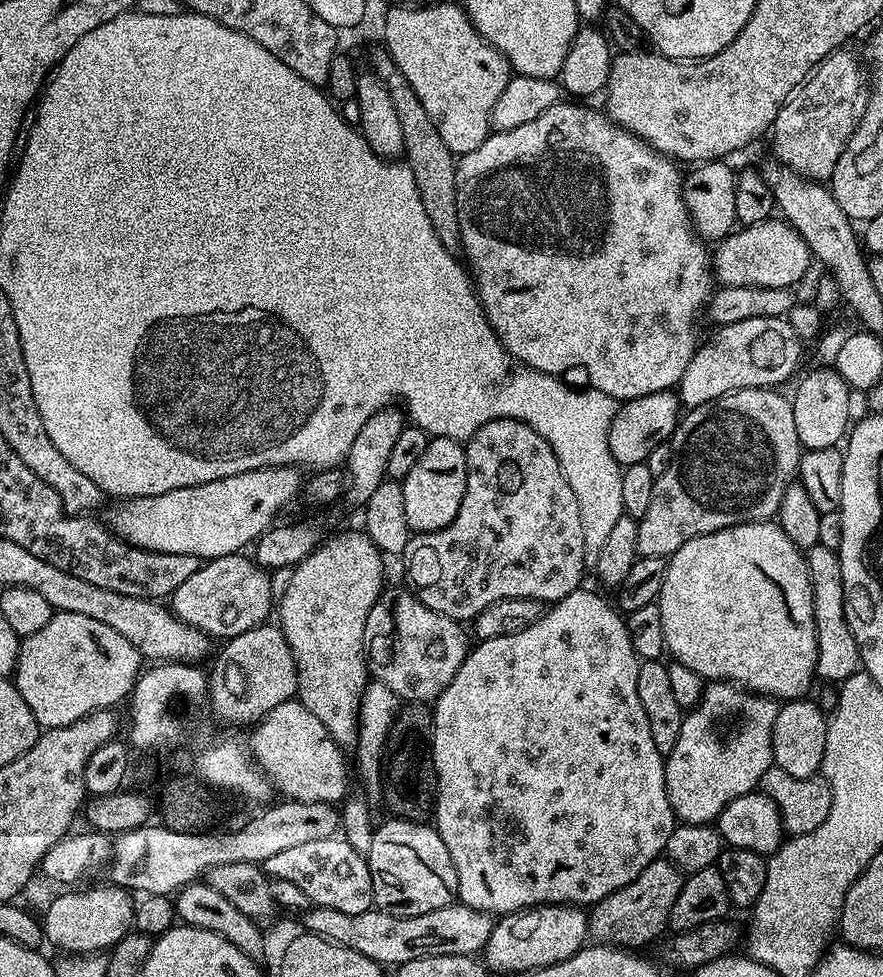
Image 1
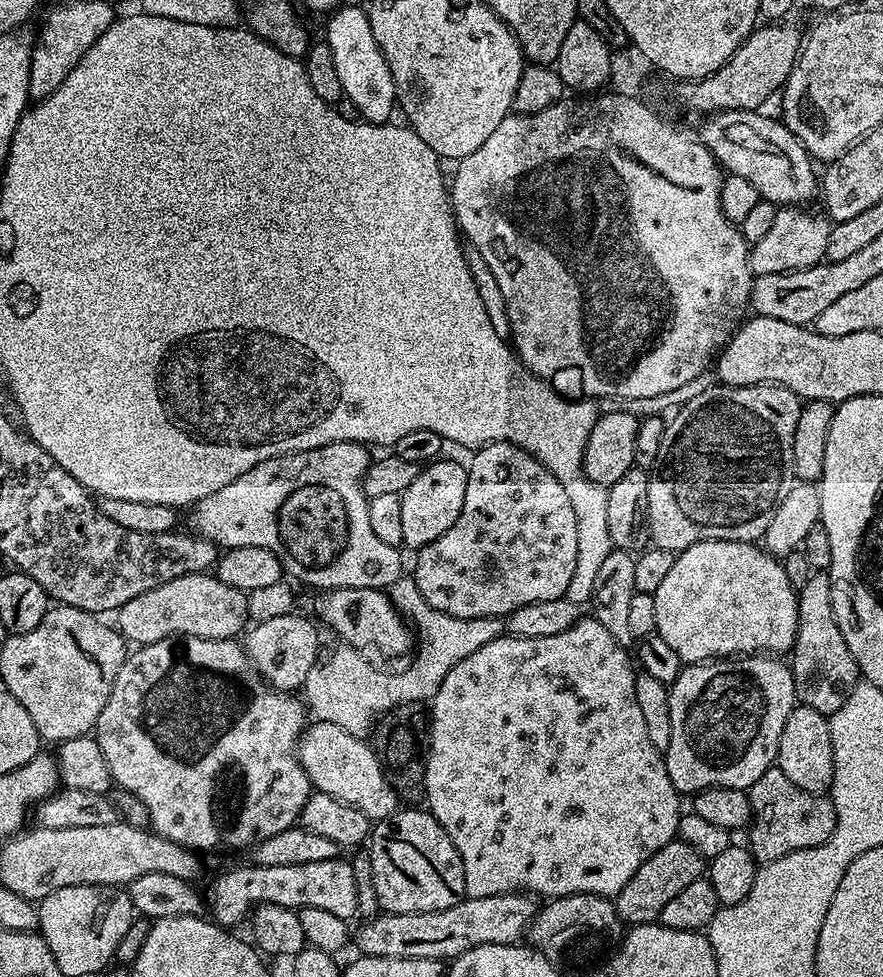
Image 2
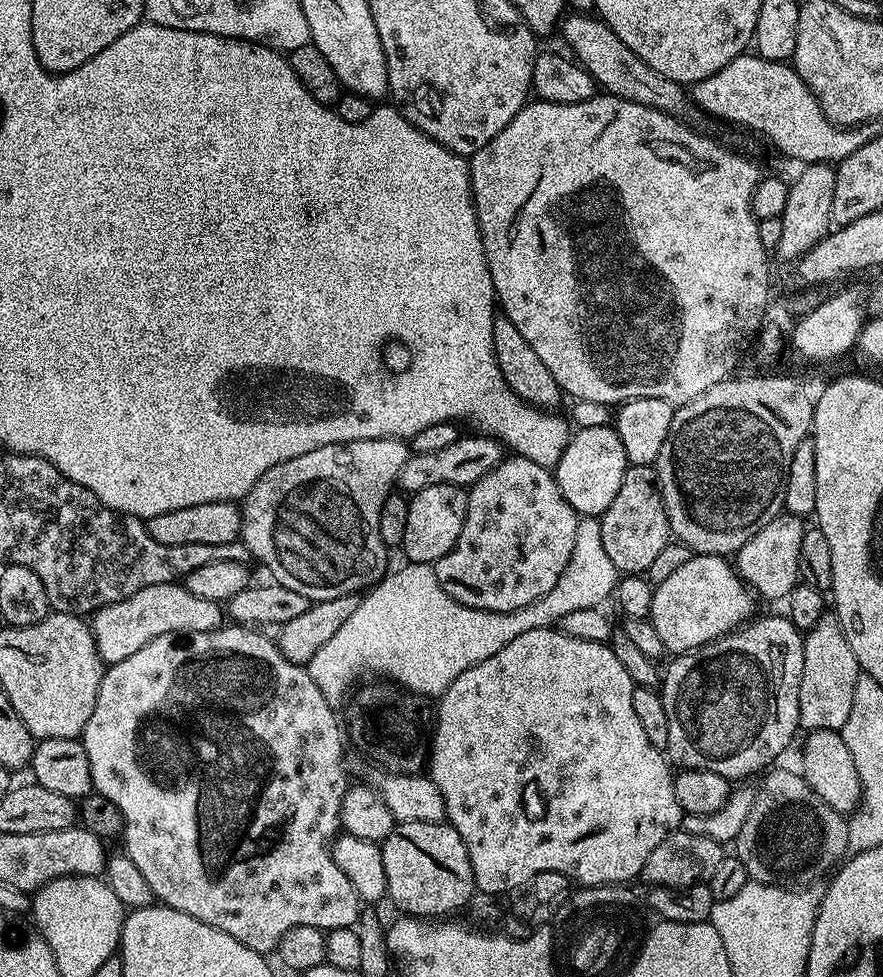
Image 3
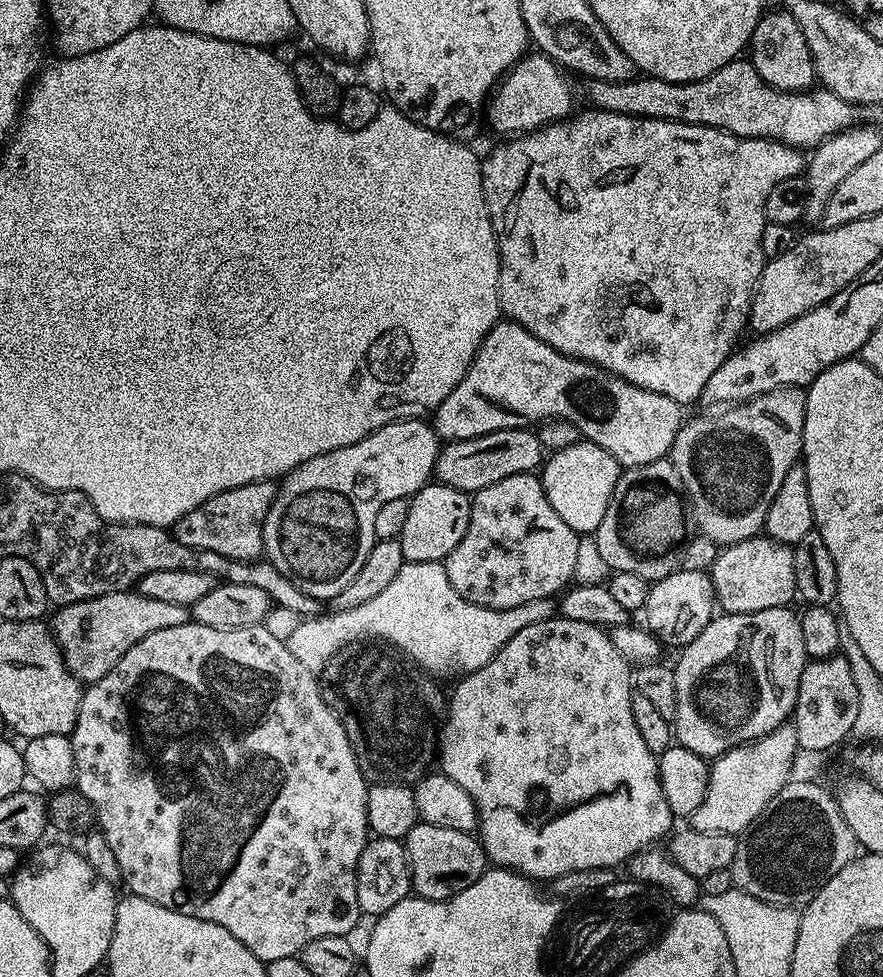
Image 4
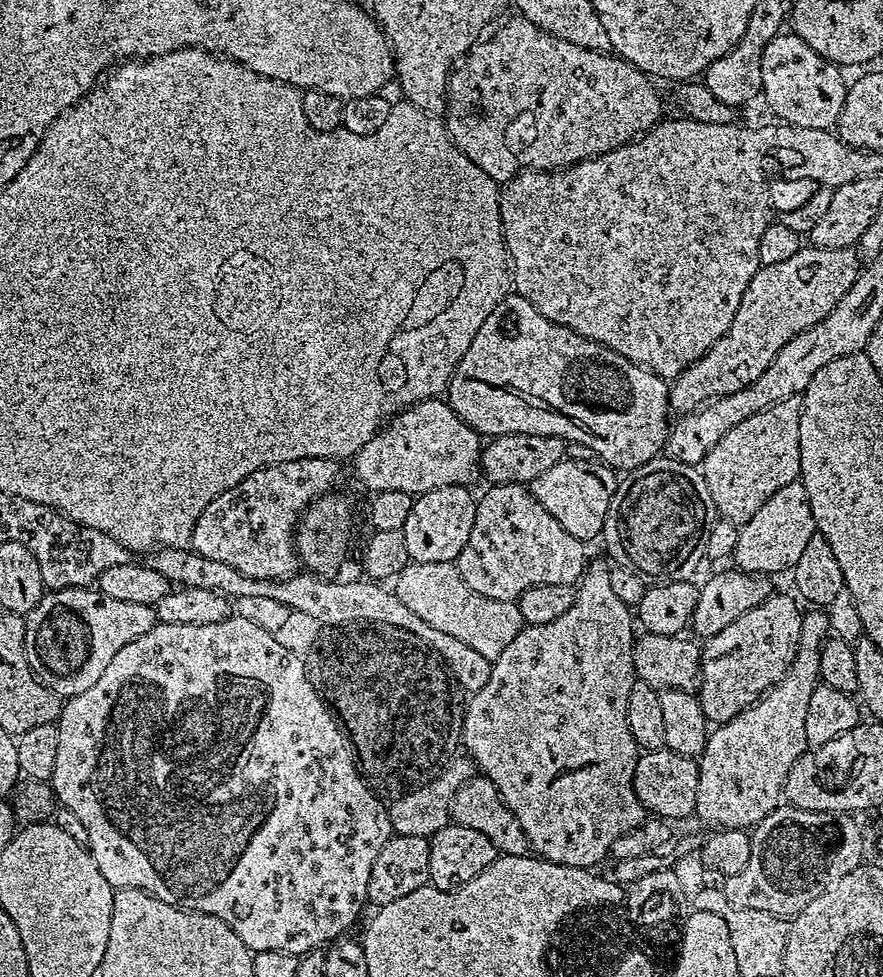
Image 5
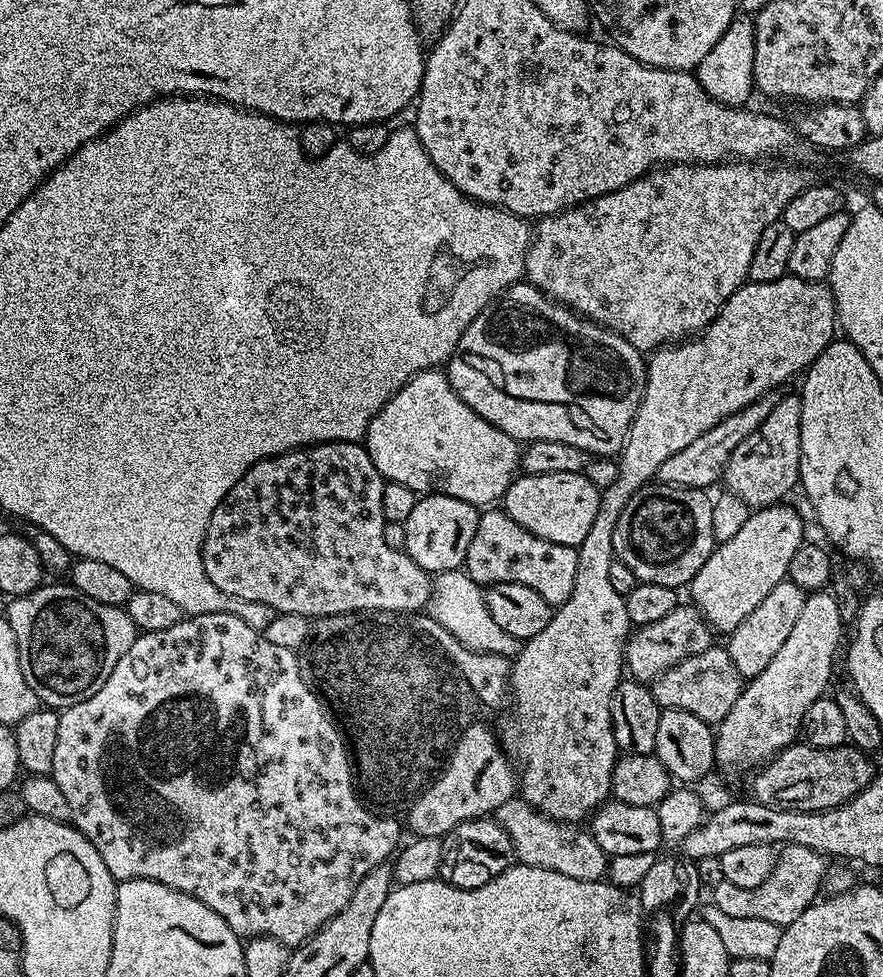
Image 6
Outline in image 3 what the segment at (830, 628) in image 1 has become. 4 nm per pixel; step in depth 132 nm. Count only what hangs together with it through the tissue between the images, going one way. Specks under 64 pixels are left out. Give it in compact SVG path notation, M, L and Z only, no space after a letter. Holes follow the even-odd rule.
M826 614L809 632L803 633L804 661L800 683L800 728L808 732L818 730L837 731L850 718L850 706L854 706L854 686L862 675L858 658L846 642L846 634L835 615Z

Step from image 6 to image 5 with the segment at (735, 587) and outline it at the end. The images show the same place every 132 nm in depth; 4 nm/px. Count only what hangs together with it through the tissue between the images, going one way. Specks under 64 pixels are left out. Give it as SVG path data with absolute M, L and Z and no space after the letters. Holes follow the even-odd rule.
M796 479L782 490L774 490L766 502L746 523L739 525L740 533L734 553L735 567L751 574L773 574L795 569L806 542L817 535L814 514L810 510L810 494L806 494L804 481Z

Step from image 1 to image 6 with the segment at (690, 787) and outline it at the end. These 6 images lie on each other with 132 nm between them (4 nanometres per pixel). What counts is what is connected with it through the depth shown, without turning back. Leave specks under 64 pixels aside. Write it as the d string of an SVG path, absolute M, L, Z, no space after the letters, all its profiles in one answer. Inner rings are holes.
M786 578L782 582L778 582L778 586L774 586L774 590L770 590L770 594L766 594L766 598L762 598L762 602L750 614L750 618L746 618L730 633L727 637L726 647L741 677L757 676L762 674L762 670L766 670L766 666L770 666L774 654L778 654L778 650L782 650L787 636L793 632L798 617L802 615L805 595L803 590L794 586L792 580Z

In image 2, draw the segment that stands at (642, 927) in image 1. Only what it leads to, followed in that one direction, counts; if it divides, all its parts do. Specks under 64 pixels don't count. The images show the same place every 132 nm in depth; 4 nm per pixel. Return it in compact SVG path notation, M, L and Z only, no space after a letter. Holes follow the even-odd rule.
M679 838L671 840L666 846L662 846L662 850L646 858L646 862L638 866L634 878L630 878L626 886L622 886L620 893L614 897L616 912L621 921L628 926L659 921L662 906L666 906L666 902L674 898L674 894L686 890L690 882L701 879L705 872L706 861L698 854L698 850L694 850L694 846Z

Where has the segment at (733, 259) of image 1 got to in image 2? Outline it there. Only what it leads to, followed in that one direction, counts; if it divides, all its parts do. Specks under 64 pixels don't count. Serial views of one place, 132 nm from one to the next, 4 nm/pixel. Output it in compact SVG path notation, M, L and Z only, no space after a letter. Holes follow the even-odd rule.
M804 206L777 207L770 230L762 237L762 242L751 245L748 253L748 265L752 267L753 277L797 272L803 268L812 268L825 259L833 225L827 215L815 216L808 210Z

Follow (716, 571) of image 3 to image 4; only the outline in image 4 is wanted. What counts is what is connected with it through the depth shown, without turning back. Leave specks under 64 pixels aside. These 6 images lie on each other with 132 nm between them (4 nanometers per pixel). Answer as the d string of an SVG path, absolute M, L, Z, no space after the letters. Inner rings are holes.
M675 571L649 587L642 609L642 616L648 619L648 631L664 646L689 644L691 640L698 638L698 634L702 634L702 630L712 621L714 615L711 575L708 572Z

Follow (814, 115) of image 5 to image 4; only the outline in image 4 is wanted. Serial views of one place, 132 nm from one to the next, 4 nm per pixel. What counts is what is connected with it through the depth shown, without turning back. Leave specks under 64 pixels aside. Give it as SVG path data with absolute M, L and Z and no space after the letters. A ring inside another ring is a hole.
M769 11L761 16L752 35L750 62L759 76L780 92L809 91L817 83L818 77L816 63L810 54L810 46L806 42L806 34L802 34L802 26L798 26L791 12L779 11Z

